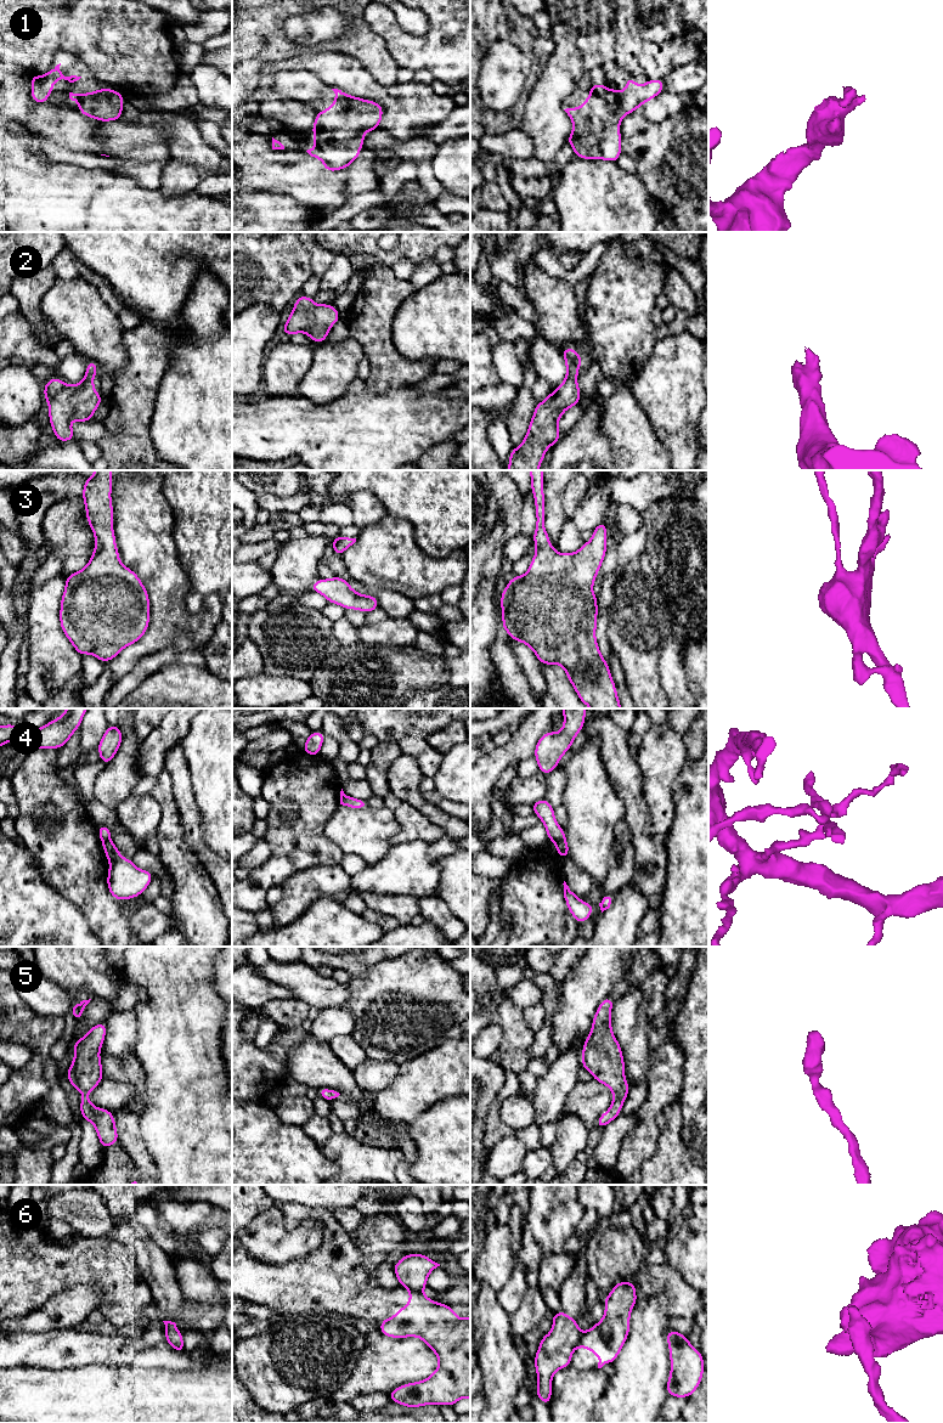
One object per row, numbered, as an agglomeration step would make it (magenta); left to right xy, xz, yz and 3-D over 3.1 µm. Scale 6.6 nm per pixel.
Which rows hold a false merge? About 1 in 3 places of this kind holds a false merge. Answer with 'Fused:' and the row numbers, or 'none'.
Fused: 4, 6

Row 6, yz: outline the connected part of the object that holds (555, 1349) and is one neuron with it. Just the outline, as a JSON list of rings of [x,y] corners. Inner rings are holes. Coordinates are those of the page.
[[[563,1310],[550,1316],[552,1331],[541,1338],[540,1348],[533,1357],[537,1372],[536,1394],[547,1406],[550,1404],[552,1378],[558,1370],[570,1366],[571,1355],[582,1336],[576,1320]]]

